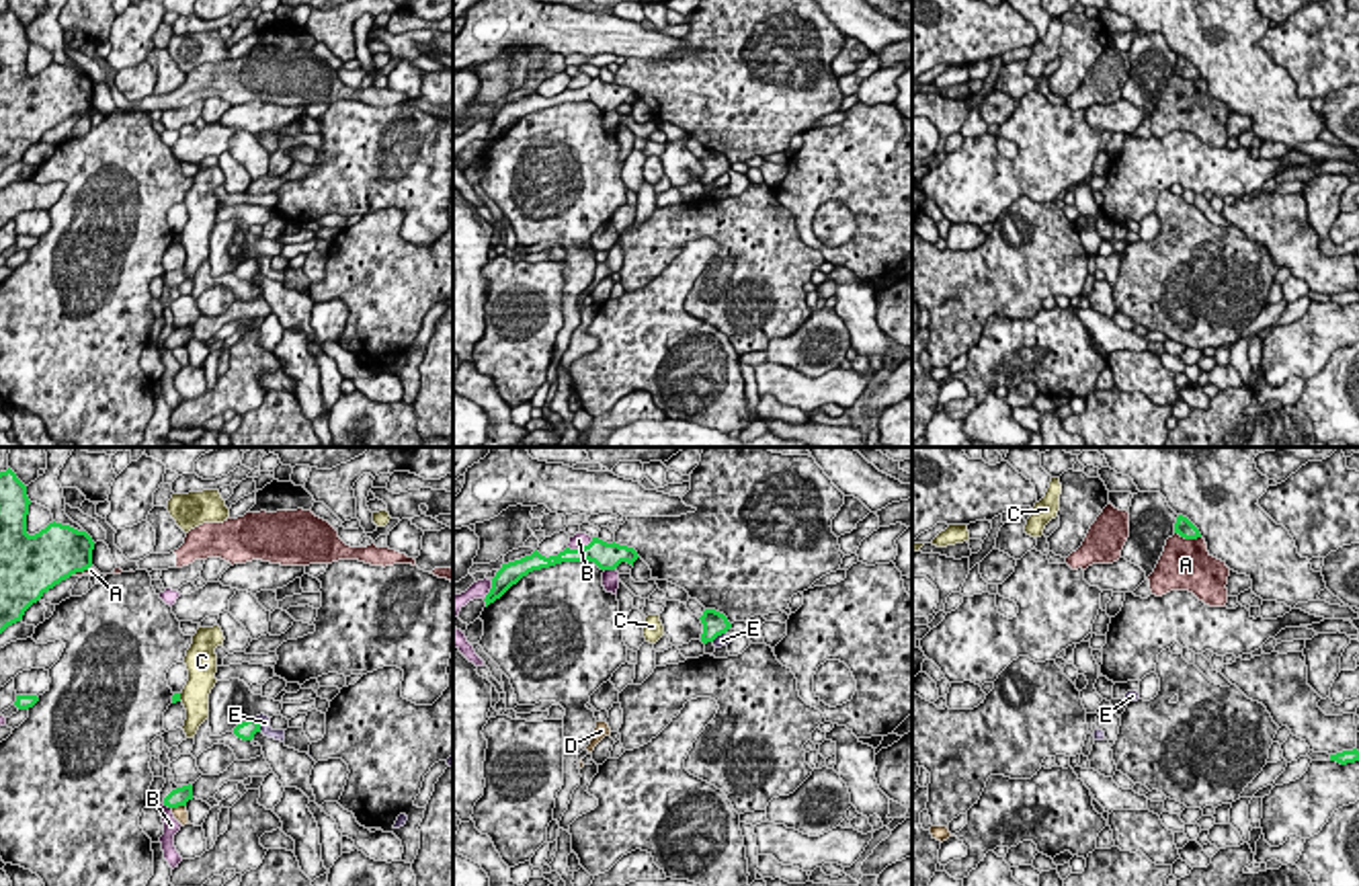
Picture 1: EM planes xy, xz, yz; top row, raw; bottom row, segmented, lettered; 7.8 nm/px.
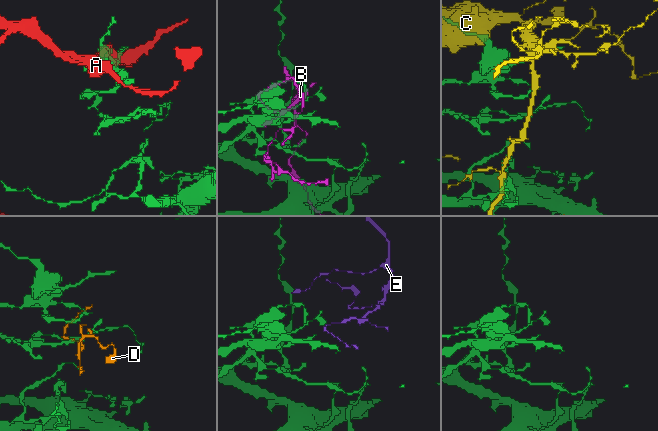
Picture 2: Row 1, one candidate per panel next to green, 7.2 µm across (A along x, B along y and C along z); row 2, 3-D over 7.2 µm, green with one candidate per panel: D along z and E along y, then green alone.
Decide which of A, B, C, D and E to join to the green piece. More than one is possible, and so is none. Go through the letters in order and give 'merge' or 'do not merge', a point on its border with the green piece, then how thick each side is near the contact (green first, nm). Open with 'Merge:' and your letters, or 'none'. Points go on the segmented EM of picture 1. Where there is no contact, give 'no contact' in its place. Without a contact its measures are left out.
Merge: none
A: do not merge; contact yz (1187, 538); calibres 140 and 420 nm
B: do not merge; contact xz (581, 548); calibres 220 and 120 nm
C: do not merge; contact xy (179, 698); calibres 60 and 220 nm
D: do not merge; contact xy (179, 804); calibres 140 and 120 nm
E: do not merge; contact xy (259, 725); calibres 140 and 100 nm

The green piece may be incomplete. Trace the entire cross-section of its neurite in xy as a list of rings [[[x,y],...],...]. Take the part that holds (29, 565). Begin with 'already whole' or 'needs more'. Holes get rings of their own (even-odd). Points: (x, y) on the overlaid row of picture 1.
already whole; [[[0,472],[0,634],[49,589],[92,566],[94,541],[86,531],[53,521],[29,535],[29,505],[16,474]]]

